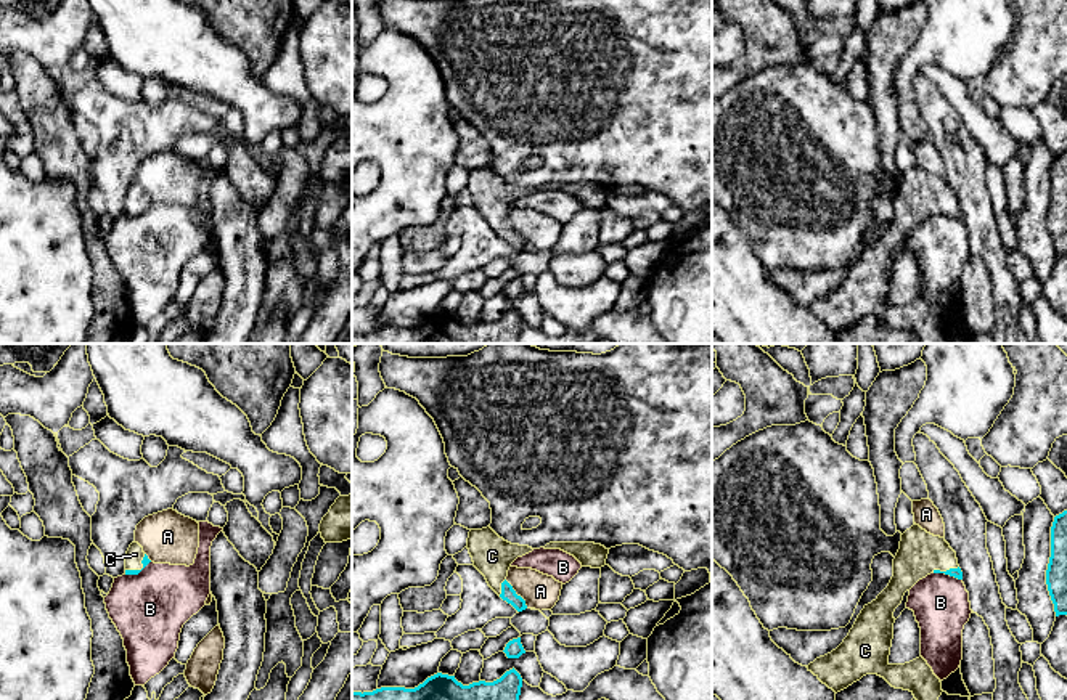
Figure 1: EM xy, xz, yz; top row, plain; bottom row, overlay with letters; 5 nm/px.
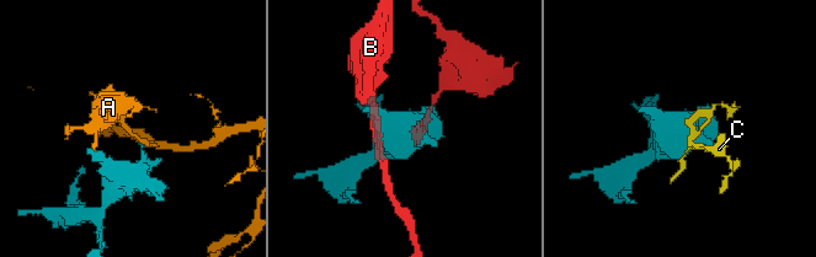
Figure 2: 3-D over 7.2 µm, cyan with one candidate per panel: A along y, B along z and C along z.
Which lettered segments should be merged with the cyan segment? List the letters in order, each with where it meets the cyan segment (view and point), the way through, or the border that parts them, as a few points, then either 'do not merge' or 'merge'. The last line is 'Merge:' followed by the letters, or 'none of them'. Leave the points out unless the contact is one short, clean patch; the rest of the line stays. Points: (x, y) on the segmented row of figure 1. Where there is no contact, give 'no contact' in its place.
A: meets cyan in xz at (516, 594); border along xz (505, 580), (527, 607); do not merge
B: meets cyan in yz at (948, 573); border along yz (934, 572), (944, 572), (961, 580); do not merge
C: meets cyan in yz at (947, 570); runs through yz (953, 572), (947, 570), (931, 554), (919, 554); merge
Merge: C

